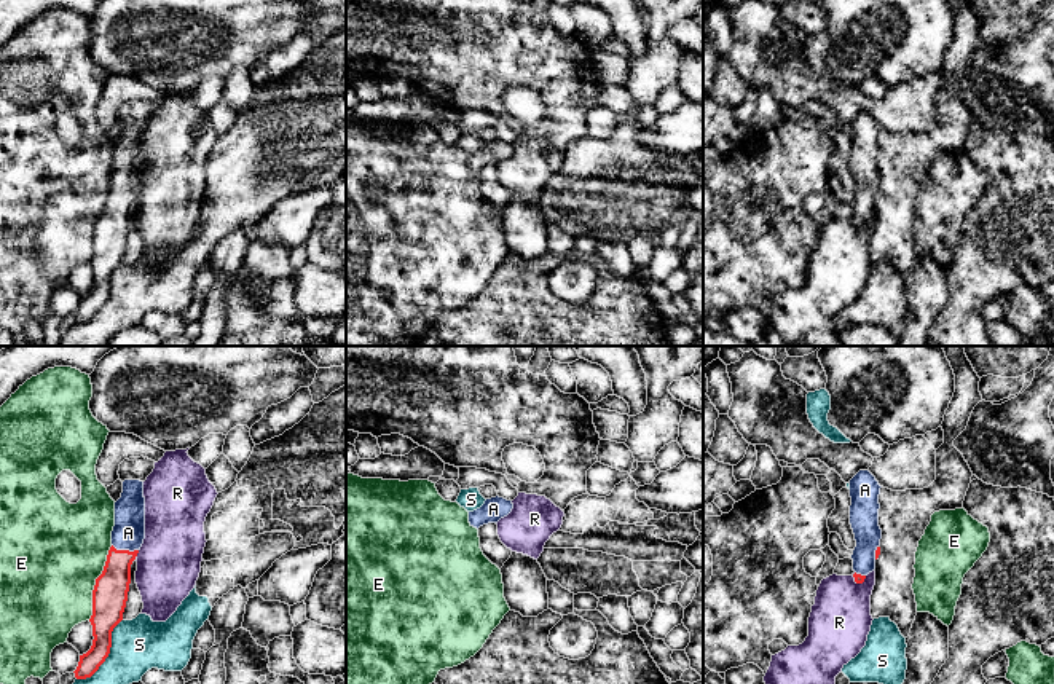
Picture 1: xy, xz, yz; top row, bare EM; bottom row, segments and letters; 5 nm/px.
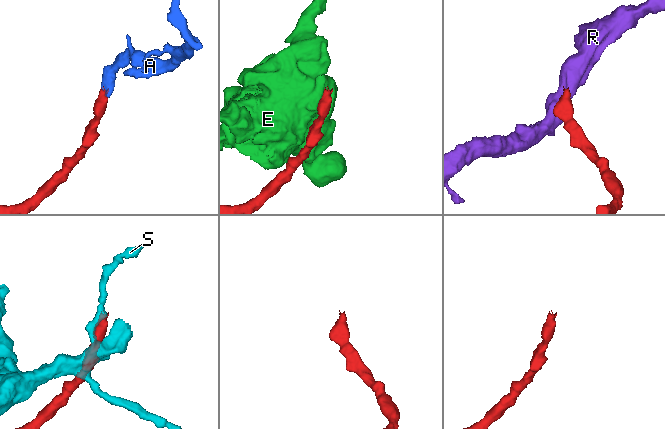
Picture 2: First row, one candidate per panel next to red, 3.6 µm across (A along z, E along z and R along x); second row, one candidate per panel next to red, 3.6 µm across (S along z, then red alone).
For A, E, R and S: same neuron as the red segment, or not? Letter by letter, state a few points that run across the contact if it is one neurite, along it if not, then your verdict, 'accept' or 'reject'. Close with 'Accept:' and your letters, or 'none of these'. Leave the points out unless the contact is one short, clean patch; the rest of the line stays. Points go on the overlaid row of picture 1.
A: line xy (110, 592), (125, 550), (128, 533); accept
E: line xy (112, 546), (104, 570), (96, 579), (93, 614), (88, 619); reject
R: line xy (139, 550), (136, 555); reject
S: reject
Accept: A

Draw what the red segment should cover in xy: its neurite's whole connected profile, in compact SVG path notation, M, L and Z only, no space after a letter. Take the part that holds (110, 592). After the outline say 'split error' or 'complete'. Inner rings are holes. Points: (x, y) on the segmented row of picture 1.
M124 480L121 497L115 502L112 547L102 574L92 590L92 646L80 655L77 679L91 678L105 662L112 647L112 631L123 620L131 584L131 564L145 539L144 482Z | split error

